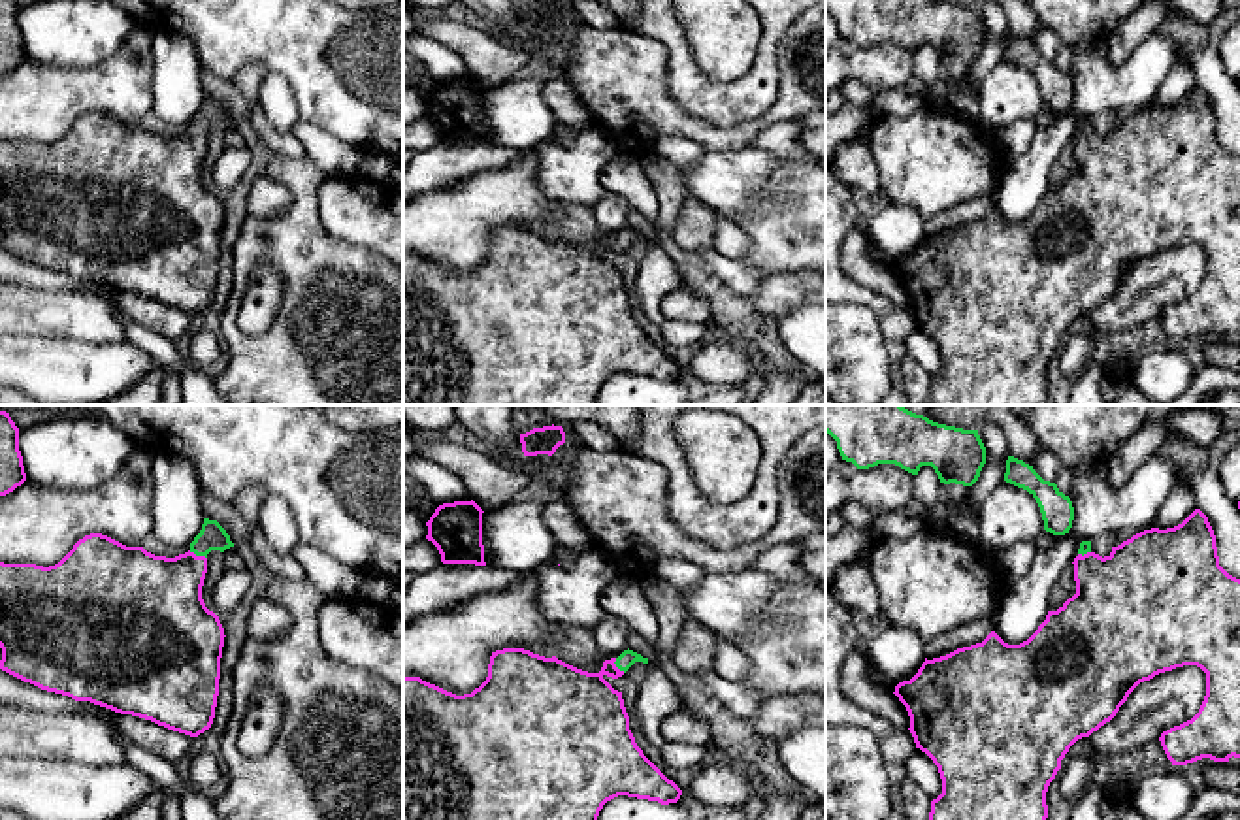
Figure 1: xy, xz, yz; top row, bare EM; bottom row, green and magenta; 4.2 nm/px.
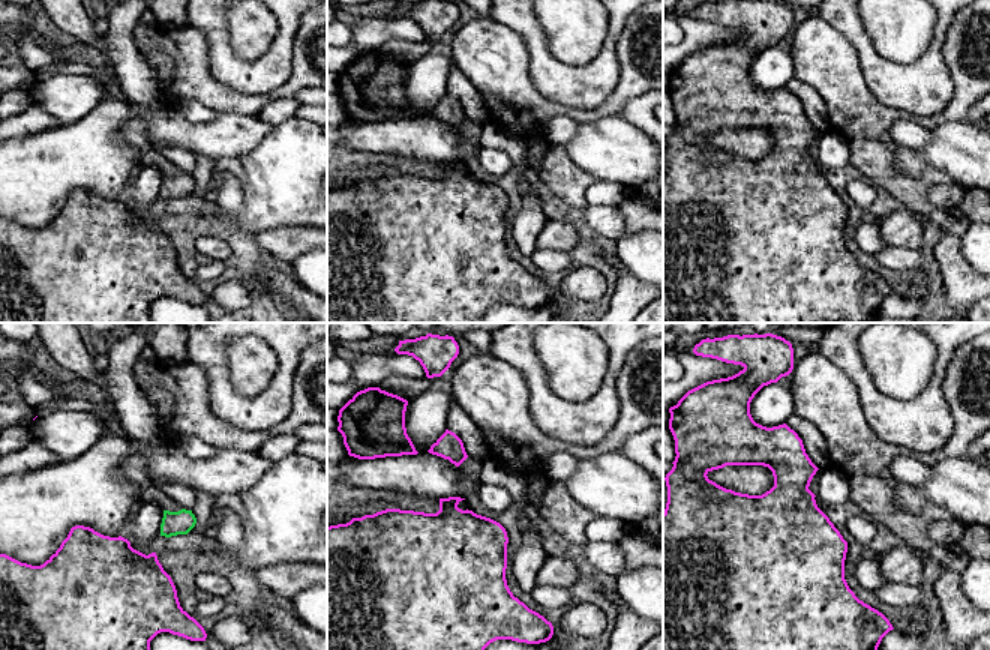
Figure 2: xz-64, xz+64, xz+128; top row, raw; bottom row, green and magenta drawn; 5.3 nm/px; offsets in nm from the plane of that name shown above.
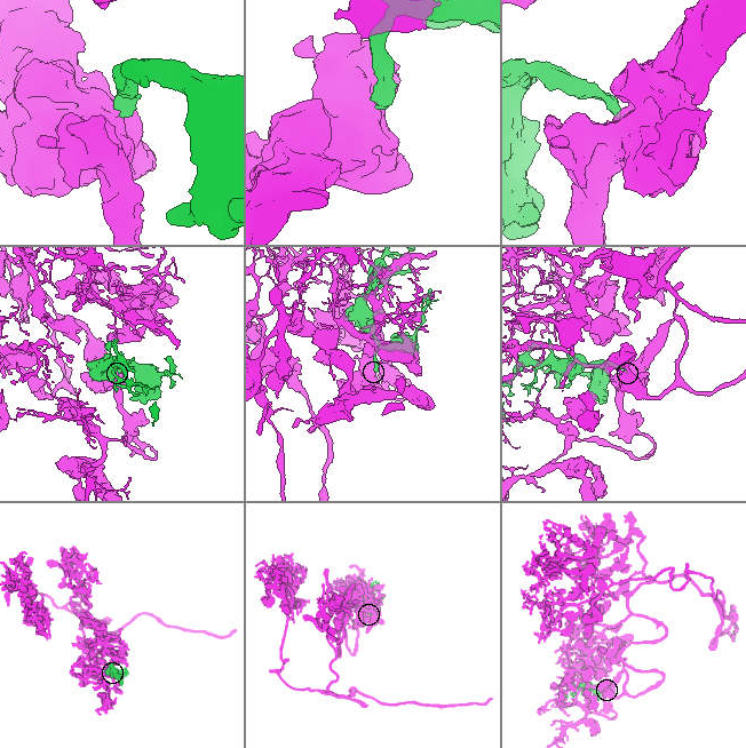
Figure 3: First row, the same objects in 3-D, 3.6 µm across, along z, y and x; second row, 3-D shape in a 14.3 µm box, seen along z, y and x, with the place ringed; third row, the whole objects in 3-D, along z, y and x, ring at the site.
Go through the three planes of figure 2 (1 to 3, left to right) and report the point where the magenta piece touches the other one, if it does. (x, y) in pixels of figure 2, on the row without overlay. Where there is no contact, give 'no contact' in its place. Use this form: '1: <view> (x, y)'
1: no contact
2: no contact
3: no contact

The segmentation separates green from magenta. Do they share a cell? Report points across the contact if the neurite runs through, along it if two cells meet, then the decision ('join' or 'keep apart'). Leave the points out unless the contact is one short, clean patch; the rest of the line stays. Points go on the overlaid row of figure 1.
way xy (212, 536), (198, 555), (159, 598); join

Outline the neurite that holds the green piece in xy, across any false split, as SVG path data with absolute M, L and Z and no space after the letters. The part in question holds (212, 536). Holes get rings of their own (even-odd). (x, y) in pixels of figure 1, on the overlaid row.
M204 518L190 550L175 558L155 556L143 547L126 547L90 533L55 566L0 562L0 669L41 690L90 701L121 714L151 720L198 737L215 718L224 628L202 599L207 554L234 547L226 530Z

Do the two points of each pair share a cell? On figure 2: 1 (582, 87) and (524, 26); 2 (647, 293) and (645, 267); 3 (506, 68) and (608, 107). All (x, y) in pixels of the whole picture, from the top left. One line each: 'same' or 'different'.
1: same
2: different
3: same

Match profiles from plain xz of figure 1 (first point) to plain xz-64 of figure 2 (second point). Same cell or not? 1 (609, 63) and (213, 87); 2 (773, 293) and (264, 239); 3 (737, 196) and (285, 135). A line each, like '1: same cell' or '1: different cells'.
1: same cell
2: same cell
3: different cells

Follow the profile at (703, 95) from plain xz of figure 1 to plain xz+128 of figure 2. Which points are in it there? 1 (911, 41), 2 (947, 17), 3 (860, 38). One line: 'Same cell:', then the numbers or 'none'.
Same cell: 2, 3

